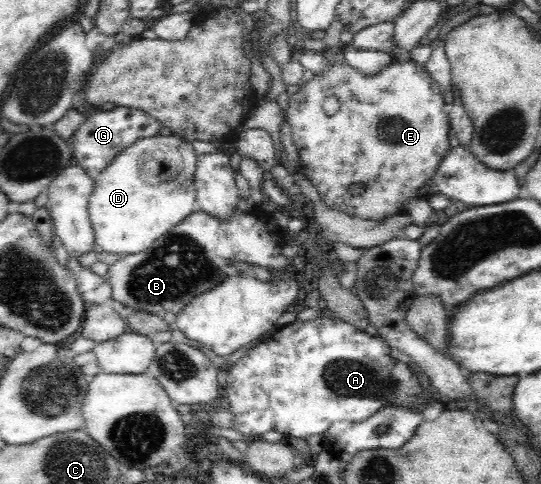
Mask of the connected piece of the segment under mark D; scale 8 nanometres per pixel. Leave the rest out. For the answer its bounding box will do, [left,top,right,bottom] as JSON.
[88,133,199,255]

